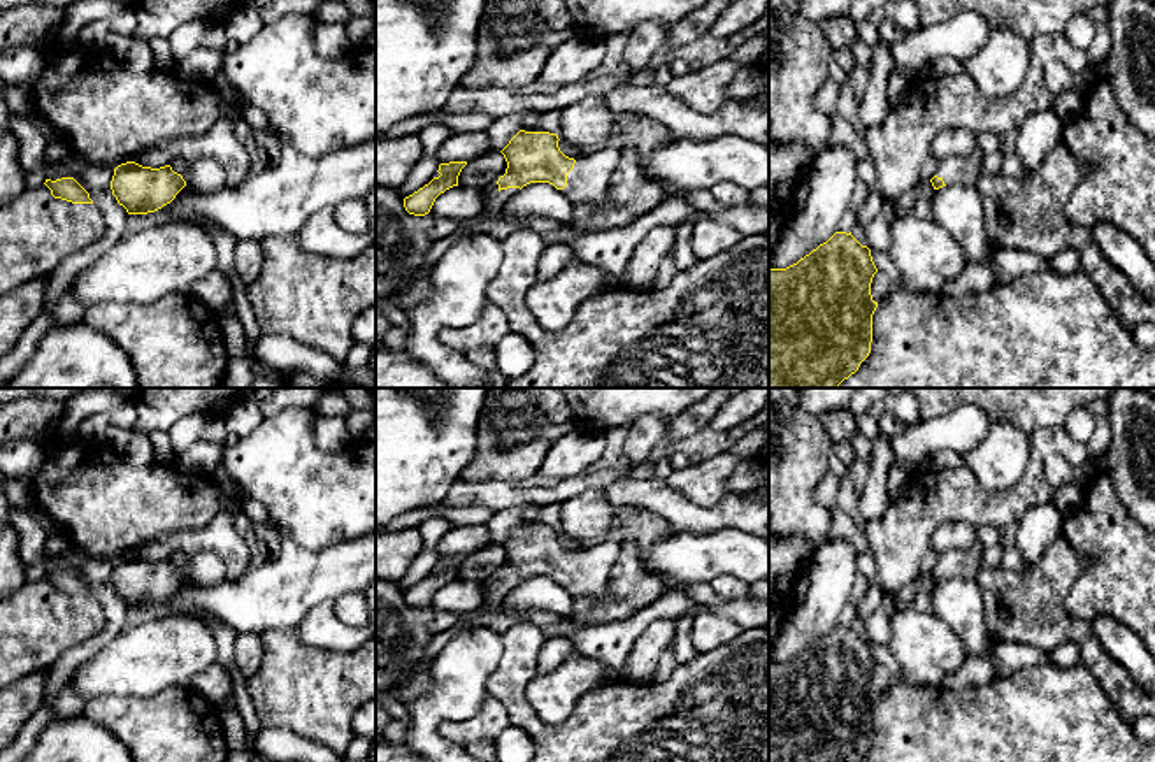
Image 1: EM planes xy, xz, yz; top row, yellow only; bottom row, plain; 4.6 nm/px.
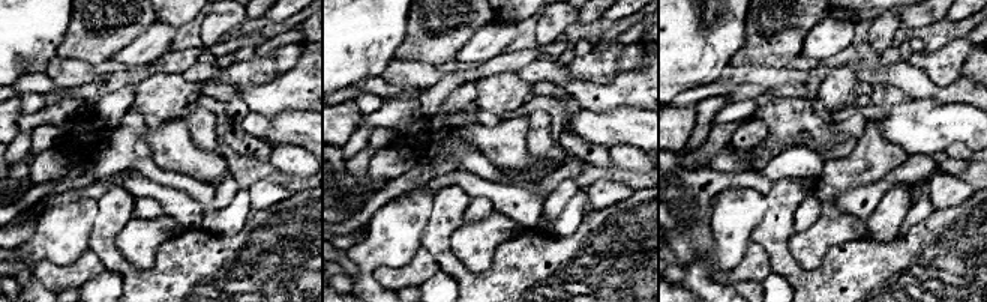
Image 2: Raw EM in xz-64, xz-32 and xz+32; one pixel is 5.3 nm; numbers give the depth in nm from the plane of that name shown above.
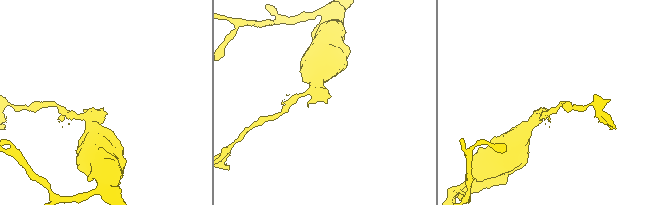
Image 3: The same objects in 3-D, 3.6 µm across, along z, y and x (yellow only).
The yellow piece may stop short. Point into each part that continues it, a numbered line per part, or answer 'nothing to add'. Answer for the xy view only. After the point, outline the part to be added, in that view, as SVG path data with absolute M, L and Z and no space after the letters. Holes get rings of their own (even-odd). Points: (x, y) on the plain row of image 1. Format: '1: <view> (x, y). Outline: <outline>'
1: xy (206, 567). Outline: M195 551L186 557L181 565L183 572L190 581L202 585L218 585L226 579L226 571L223 560L212 551Z

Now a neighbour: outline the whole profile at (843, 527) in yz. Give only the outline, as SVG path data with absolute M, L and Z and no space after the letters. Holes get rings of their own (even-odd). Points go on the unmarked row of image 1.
M837 504L830 507L832 527L825 543L844 539L851 543L858 553L871 551L864 528Z

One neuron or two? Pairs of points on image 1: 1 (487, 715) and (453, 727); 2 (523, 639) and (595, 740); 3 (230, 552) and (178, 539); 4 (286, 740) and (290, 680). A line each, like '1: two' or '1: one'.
1: one
2: one
3: one
4: two

